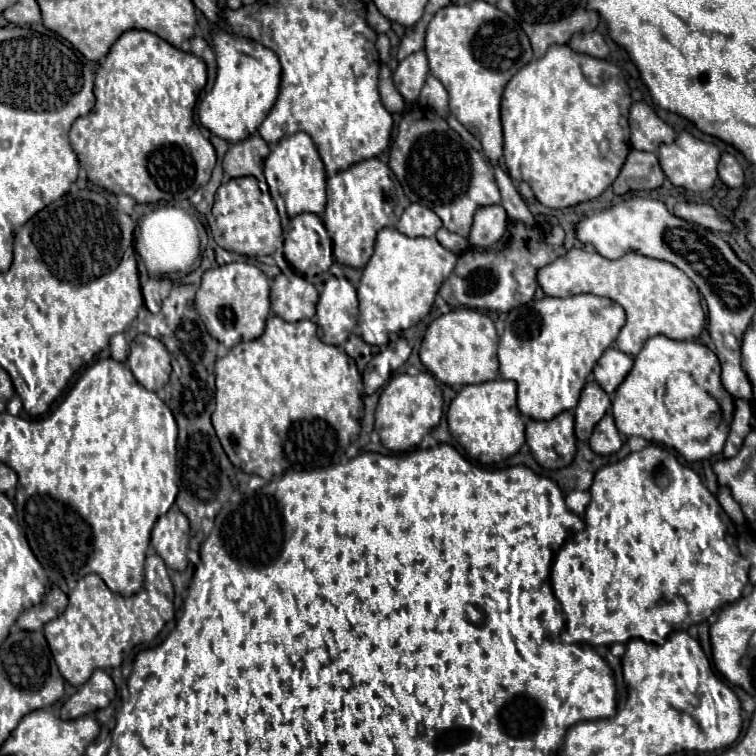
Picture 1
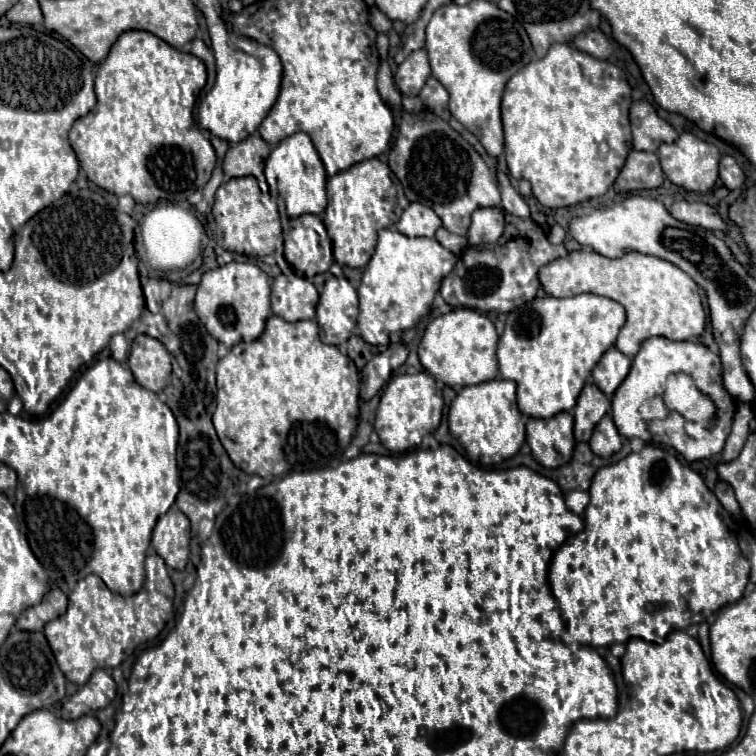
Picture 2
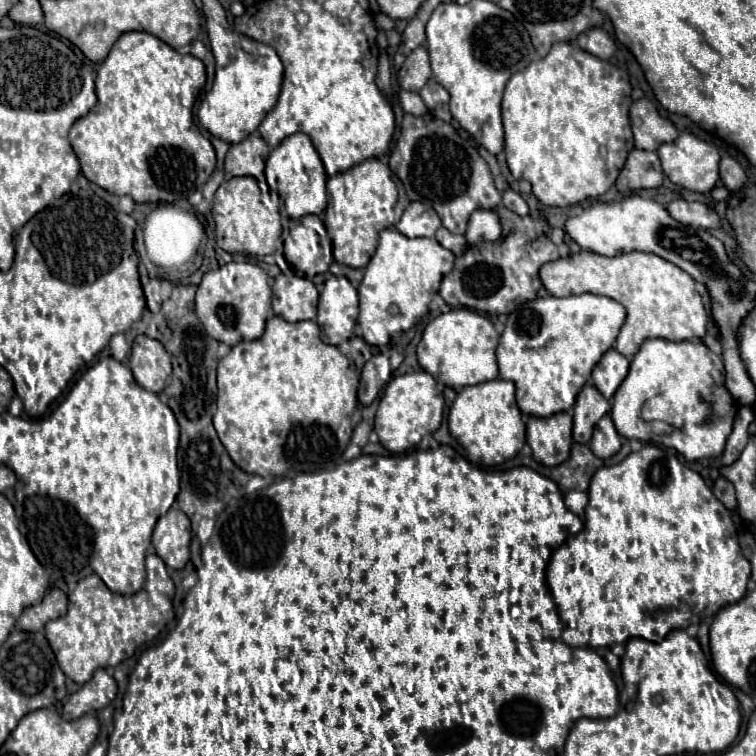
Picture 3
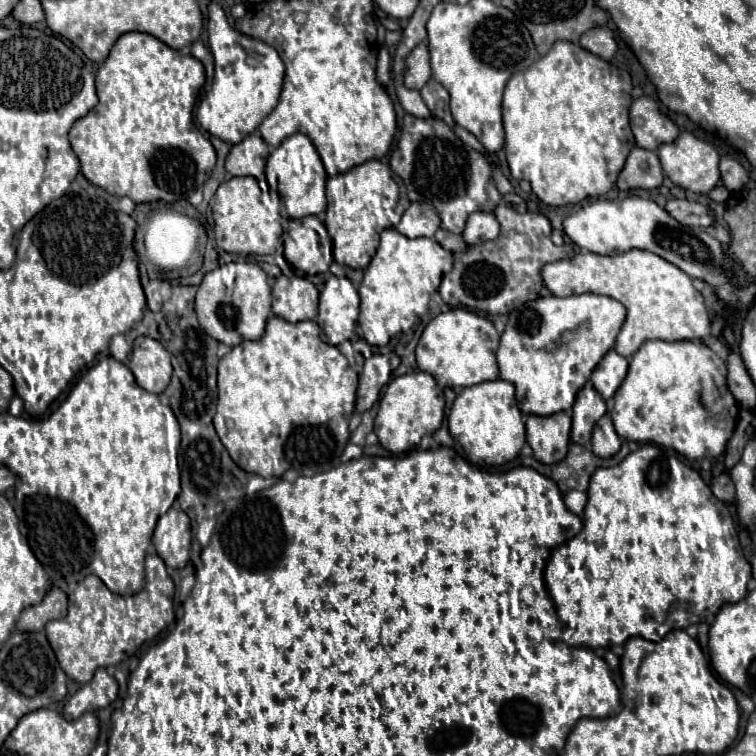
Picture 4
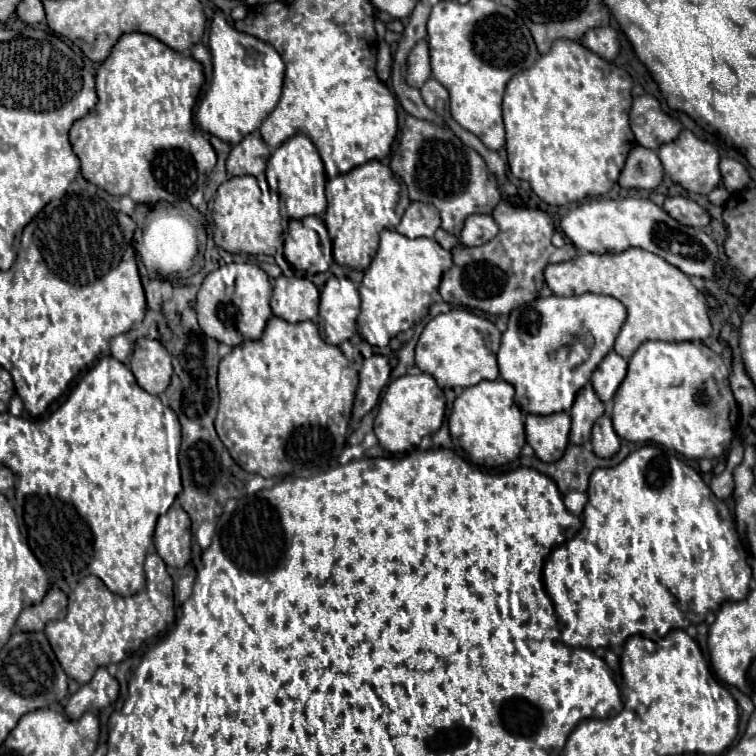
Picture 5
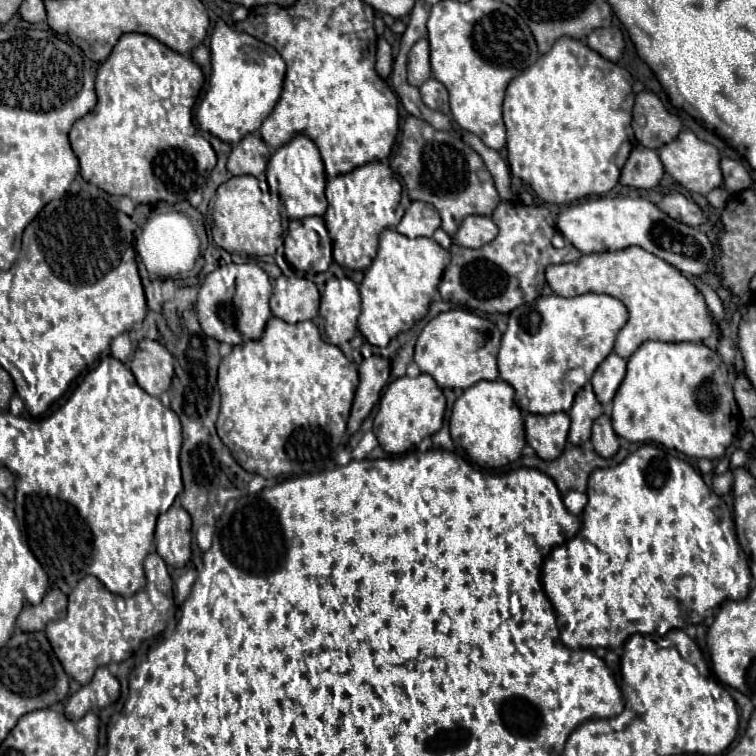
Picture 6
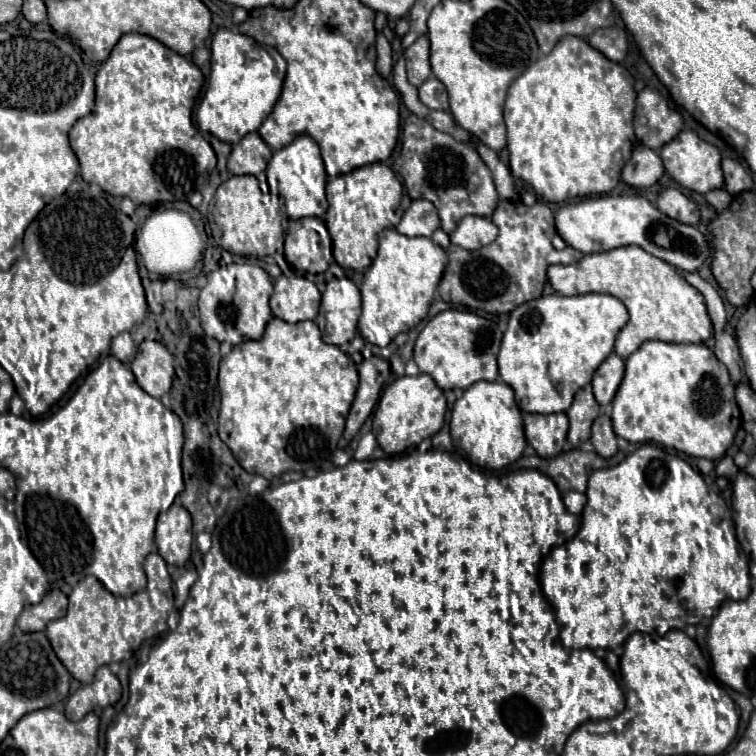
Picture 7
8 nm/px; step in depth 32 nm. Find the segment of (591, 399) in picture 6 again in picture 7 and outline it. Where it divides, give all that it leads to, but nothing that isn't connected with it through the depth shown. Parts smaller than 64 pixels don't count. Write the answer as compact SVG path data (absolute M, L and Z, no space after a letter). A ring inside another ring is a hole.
M586 384L576 392L574 402L570 410L566 412L570 418L570 430L568 430L568 442L572 446L580 446L582 442L590 440L590 428L594 418L600 414L600 404L596 402L592 394L592 386Z

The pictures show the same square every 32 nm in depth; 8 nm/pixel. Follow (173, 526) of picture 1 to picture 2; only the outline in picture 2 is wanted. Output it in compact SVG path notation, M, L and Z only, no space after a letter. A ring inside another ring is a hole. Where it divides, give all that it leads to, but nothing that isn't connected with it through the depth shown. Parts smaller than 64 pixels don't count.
M172 506L154 526L152 546L166 566L174 570L184 570L188 564L188 544L190 544L190 522L176 506Z

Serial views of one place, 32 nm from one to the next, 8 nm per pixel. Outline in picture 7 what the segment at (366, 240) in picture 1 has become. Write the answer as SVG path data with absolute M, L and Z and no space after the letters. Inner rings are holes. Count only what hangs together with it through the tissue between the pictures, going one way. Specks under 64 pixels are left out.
M382 162L366 164L364 168L356 168L348 172L348 176L336 176L334 182L332 180L328 182L326 198L330 208L324 216L324 222L332 238L334 260L342 268L366 270L372 264L378 250L378 234L384 228L395 227L400 222L401 218L396 211L401 197L401 181L390 170L390 166Z

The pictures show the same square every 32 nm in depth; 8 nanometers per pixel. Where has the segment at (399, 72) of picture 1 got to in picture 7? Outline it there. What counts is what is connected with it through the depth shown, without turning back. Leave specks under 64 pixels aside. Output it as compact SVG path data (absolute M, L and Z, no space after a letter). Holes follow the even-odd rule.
M420 36L408 50L406 50L406 70L408 82L420 86L424 80L430 78L430 42L426 36Z

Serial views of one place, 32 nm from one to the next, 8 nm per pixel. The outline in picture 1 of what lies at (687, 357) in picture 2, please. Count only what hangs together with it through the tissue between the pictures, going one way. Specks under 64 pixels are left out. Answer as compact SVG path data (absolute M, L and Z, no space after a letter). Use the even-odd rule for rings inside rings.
M652 336L634 358L634 366L616 388L612 412L624 436L640 436L674 448L688 462L722 452L734 414L734 400L720 382L716 354L696 342Z

